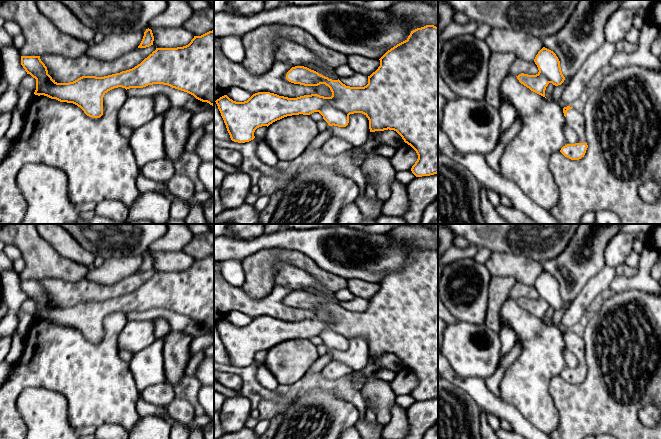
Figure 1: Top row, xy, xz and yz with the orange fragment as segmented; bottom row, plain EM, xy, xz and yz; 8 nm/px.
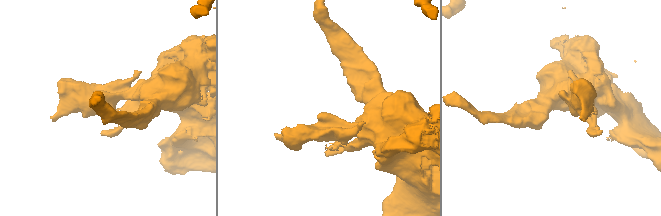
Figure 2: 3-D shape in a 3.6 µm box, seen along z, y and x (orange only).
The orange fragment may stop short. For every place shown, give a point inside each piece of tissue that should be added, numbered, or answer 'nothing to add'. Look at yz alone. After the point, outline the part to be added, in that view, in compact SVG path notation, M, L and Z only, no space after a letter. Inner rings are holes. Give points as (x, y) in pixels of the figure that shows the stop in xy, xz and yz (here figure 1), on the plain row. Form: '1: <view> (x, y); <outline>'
1: yz (575, 343); M575 332L569 333L565 341L567 348L577 358L577 367L586 367L585 338Z

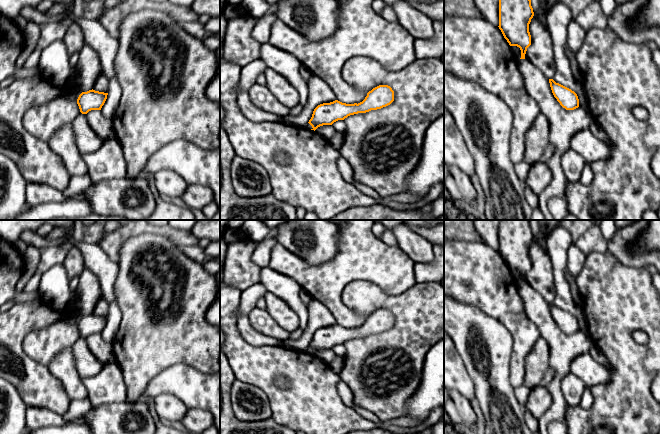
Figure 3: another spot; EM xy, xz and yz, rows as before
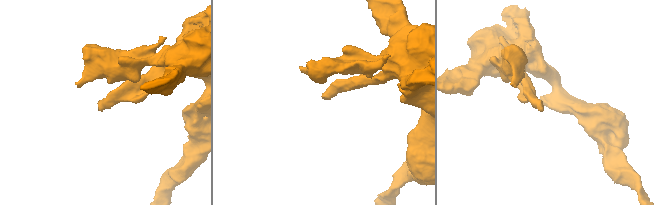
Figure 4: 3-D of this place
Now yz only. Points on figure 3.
nothing to add

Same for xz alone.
nothing to add

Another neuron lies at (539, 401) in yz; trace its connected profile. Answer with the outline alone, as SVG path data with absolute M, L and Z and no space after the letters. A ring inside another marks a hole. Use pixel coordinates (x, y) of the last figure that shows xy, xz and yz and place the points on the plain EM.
M540 385L530 389L529 398L524 406L537 420L551 407L552 396L549 389Z

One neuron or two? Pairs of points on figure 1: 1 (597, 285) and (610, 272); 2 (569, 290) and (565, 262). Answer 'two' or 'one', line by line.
1: one
2: one

